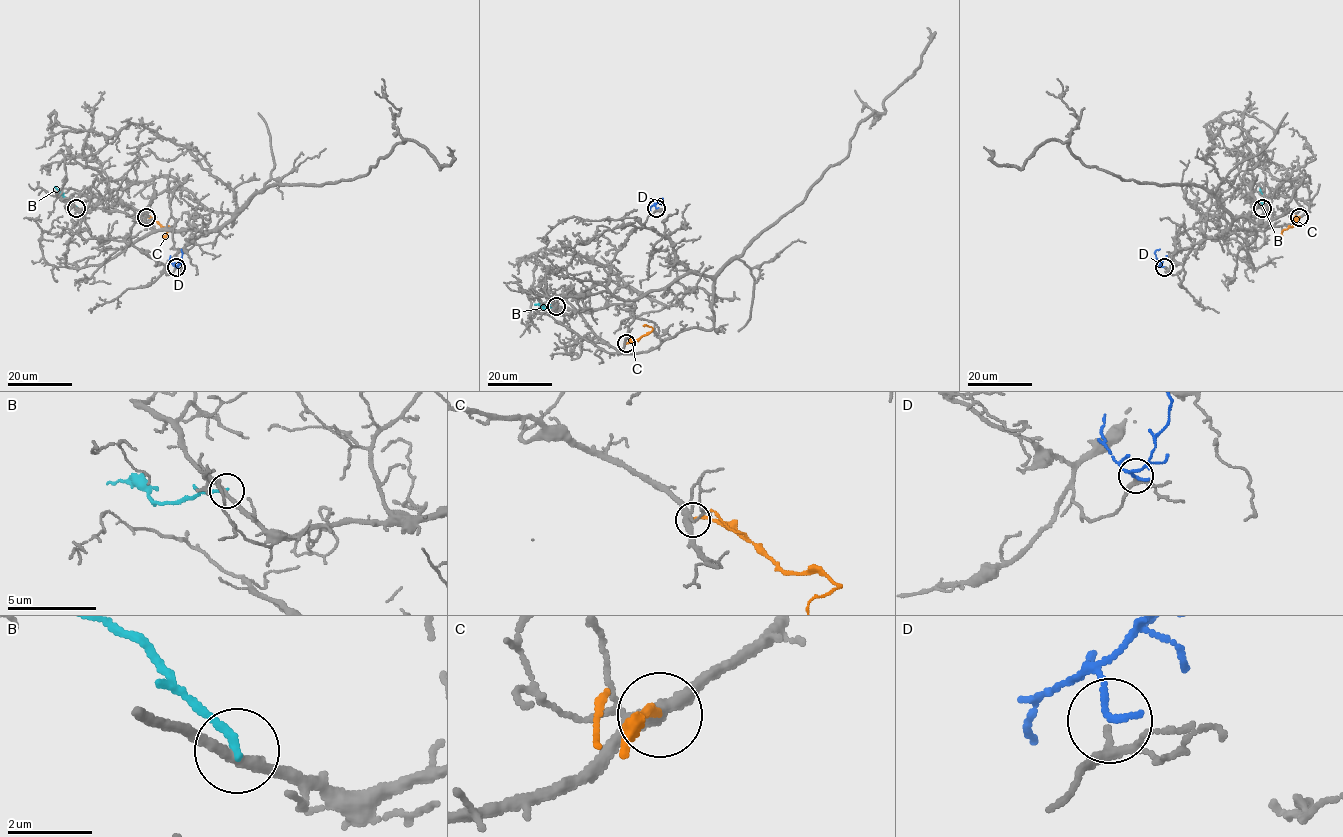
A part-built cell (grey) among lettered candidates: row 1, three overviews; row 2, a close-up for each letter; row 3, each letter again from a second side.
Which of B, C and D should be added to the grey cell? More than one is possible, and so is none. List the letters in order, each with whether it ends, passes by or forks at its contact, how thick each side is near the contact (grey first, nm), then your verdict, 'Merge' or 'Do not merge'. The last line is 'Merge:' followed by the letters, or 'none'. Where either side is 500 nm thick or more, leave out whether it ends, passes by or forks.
B: It ends there. Thickness 240 nm (grey) against 190 nm. Do not merge
C: It ends there. Thickness 320 nm (grey) against 180 nm. Do not merge
D: It ends there. Thickness 180 nm (grey) against 170 nm. Merge
Merge: D

